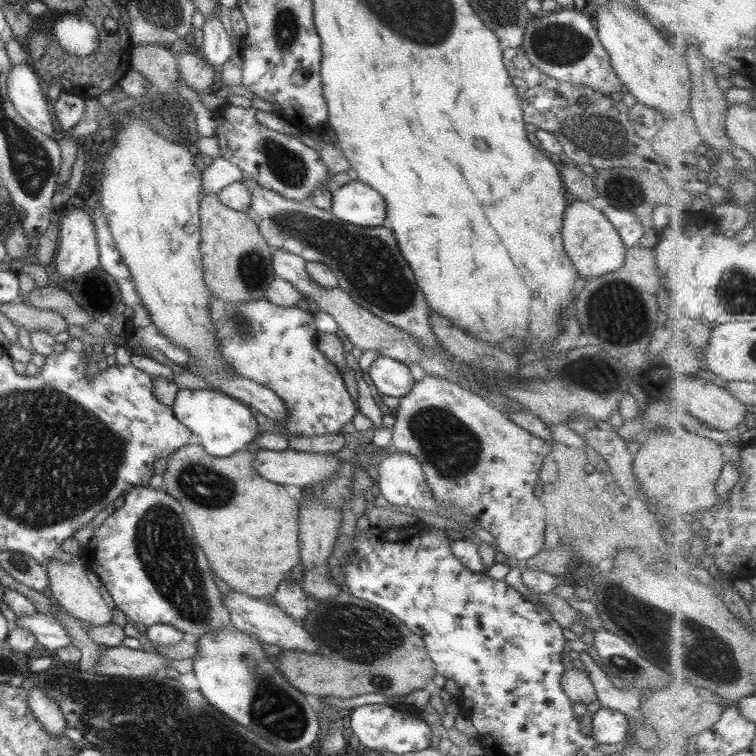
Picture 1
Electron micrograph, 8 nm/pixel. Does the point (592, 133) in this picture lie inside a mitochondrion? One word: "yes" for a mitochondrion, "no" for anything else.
yes

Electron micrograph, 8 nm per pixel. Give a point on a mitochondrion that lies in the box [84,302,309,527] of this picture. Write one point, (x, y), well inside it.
(209, 489)

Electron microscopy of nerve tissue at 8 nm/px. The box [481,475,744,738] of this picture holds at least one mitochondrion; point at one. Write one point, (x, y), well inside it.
(658, 636)

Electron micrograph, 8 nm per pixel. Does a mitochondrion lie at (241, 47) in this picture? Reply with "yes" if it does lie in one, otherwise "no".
no

